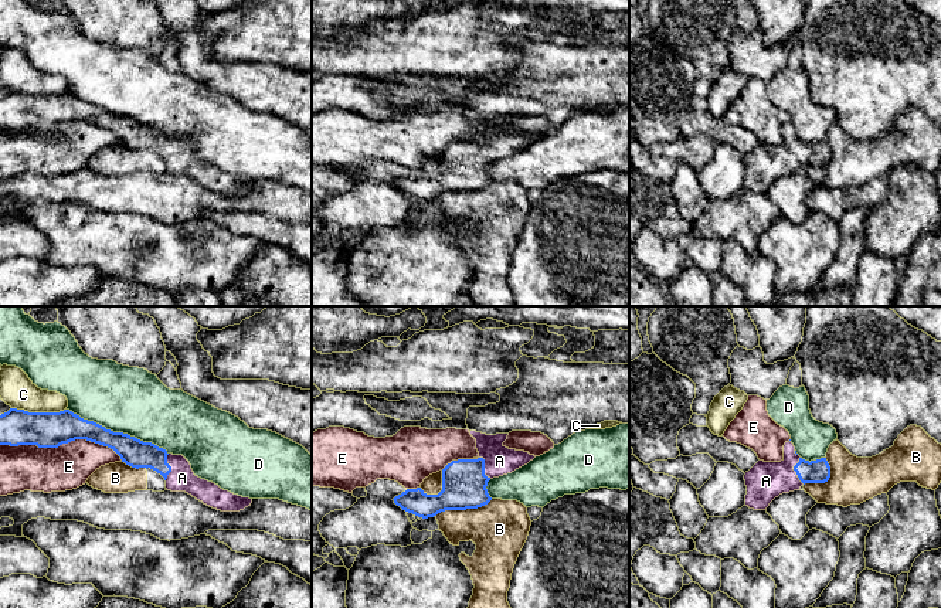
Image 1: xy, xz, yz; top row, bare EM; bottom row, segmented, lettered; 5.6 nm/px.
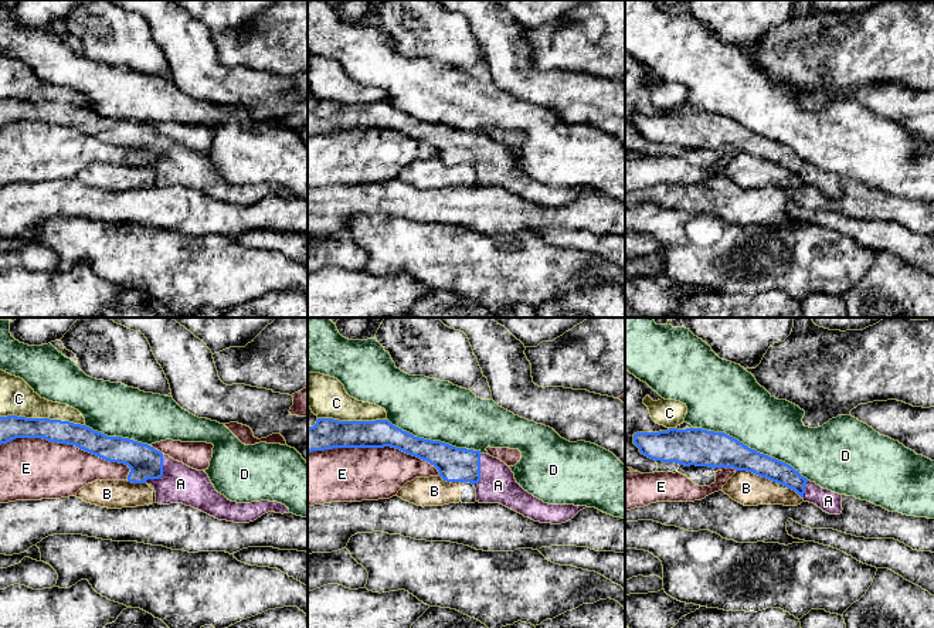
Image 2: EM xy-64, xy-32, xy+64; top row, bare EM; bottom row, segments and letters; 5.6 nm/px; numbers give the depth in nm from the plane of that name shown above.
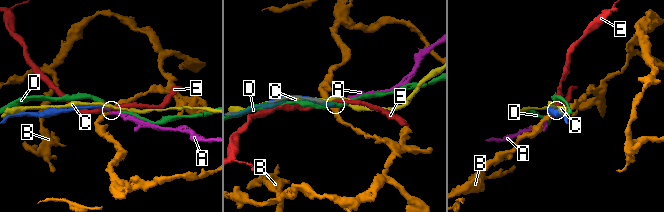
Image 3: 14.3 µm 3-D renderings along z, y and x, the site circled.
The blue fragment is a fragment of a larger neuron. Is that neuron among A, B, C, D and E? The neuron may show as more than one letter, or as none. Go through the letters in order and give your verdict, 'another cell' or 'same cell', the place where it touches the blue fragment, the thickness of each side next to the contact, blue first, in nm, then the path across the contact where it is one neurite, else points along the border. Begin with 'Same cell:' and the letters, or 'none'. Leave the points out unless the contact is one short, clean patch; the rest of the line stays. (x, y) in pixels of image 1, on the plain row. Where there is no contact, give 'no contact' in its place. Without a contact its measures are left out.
Same cell: A
A: same cell; meets blue in xz at (483, 148); 260 nm thick on the blue side, 170 nm on the other; runs through xz (464, 165), (483, 148), (499, 143)
B: another cell; meets blue in xz at (464, 192); 260 nm thick on the blue side, 320 nm on the other
C: another cell; meets blue in xy at (38, 95); 200 nm thick on the blue side, 190 nm on the other
D: another cell; meets blue in xy at (118, 115); 160 nm thick on the blue side, 380 nm on the other
E: another cell; meets blue in xy at (61, 126); 200 nm thick on the blue side, 260 nm on the other

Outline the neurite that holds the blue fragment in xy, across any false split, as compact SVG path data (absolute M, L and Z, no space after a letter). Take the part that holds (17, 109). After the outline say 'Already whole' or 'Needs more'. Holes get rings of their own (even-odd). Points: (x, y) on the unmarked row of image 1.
M10 91L0 98L0 128L58 130L75 122L86 122L108 129L132 150L156 153L164 160L167 173L186 174L213 191L240 194L252 186L249 180L234 177L196 159L190 145L183 137L173 137L152 125L143 125L123 115L113 115L69 92L28 95Z. Needs more

